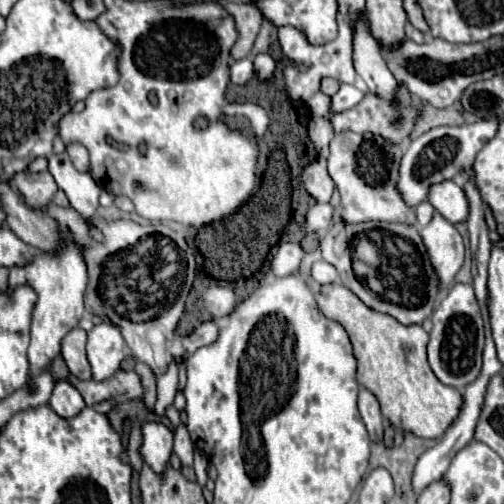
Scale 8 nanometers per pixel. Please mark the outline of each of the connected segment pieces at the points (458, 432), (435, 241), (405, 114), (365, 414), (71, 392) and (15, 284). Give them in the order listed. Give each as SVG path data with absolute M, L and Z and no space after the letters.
M487 324L487 334L485 334L487 342L485 342L485 352L483 352L483 370L479 374L479 378L475 382L471 382L467 388L465 388L465 394L463 394L463 408L457 416L457 420L451 424L451 428L445 432L445 436L427 452L421 454L421 458L417 460L415 464L415 470L413 470L413 478L411 478L411 488L413 488L413 494L421 494L431 482L443 478L445 470L449 468L449 462L451 458L463 448L467 446L471 440L473 440L473 434L475 434L475 424L477 424L477 418L479 418L479 412L481 412L481 404L483 404L483 394L485 394L485 386L489 382L491 376L495 376L499 370L501 370L501 362L497 360L497 354L495 354L495 344L491 340L491 334L489 334L489 324Z
M439 212L433 214L429 226L421 228L421 238L437 270L441 288L445 288L449 282L453 282L463 264L463 238L455 226L447 222Z
M399 84L399 102L387 102L387 98L379 98L377 94L367 92L363 102L359 102L355 108L343 112L343 114L333 114L327 106L329 106L329 96L325 96L323 92L317 92L315 96L309 98L309 108L315 116L329 116L333 122L333 130L341 132L341 130L353 130L353 132L371 132L373 136L381 136L391 144L405 144L415 128L417 118L421 116L421 110L425 106L423 100L415 100L413 94L407 90L407 86Z
M359 390L359 412L367 426L371 440L383 440L383 416L379 412L379 402L369 390Z
M63 380L55 384L49 404L51 404L53 412L57 412L61 418L73 418L85 408L85 400L77 392L77 388L71 386L69 382L63 382Z
M67 244L59 250L59 254L43 254L37 252L33 264L19 268L13 266L9 272L9 288L7 294L13 294L19 286L31 286L37 294L37 302L33 306L33 322L31 322L31 346L29 346L29 378L35 378L49 370L51 362L59 356L63 336L77 326L83 308L83 294L87 286L87 270L81 258L81 248L77 244Z

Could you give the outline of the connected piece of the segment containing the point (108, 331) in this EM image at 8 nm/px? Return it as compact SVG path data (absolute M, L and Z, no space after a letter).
M103 322L89 332L87 360L95 382L109 380L125 358L125 342L113 324Z

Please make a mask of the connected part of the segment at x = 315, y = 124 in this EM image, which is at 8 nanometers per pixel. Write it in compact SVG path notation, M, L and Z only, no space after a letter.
M311 118L309 122L309 138L315 144L317 152L321 156L329 156L329 140L333 138L333 130L331 130L331 122L327 122L327 118Z

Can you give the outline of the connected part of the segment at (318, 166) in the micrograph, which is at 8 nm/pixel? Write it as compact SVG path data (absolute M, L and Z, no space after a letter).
M317 158L315 162L307 164L301 172L301 184L317 202L329 202L333 196L333 180L327 174L327 160Z

